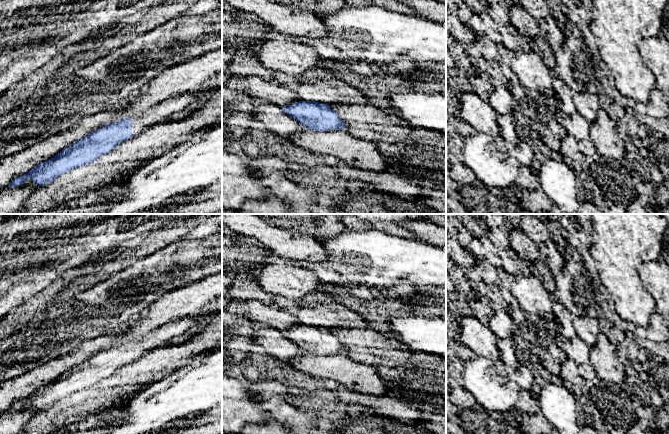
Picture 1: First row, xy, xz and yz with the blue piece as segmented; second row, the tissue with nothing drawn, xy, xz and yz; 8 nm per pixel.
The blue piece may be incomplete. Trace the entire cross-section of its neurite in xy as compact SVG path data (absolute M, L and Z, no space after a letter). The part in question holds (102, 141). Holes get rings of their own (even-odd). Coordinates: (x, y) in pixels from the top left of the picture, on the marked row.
M222 73L204 81L195 92L170 97L146 111L134 113L128 118L99 128L63 149L55 157L35 166L25 175L15 178L8 187L21 186L28 179L43 186L76 168L92 164L121 142L137 137L149 127L166 123L173 114L184 111L195 97L210 90L222 90Z

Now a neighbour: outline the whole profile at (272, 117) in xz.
M260 102L254 111L254 117L264 130L280 137L288 137L292 133L308 129L275 104Z

